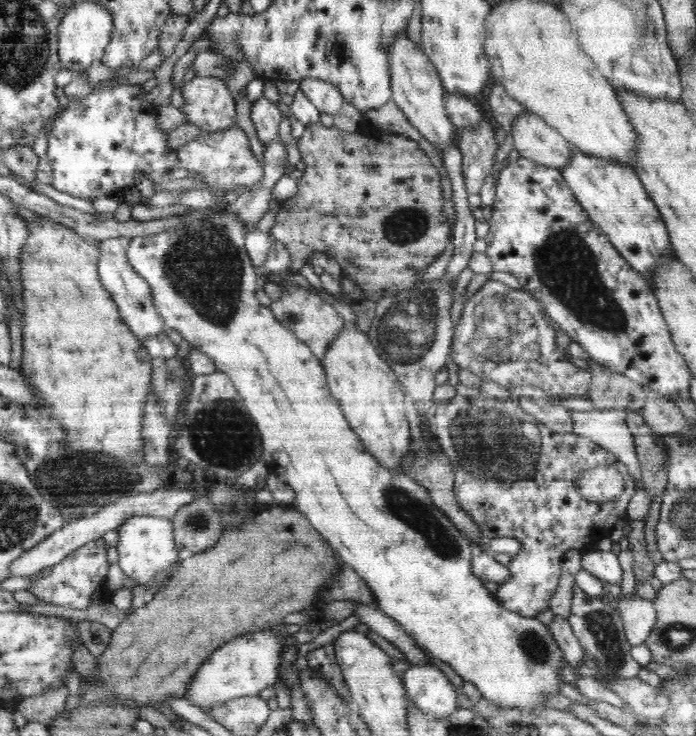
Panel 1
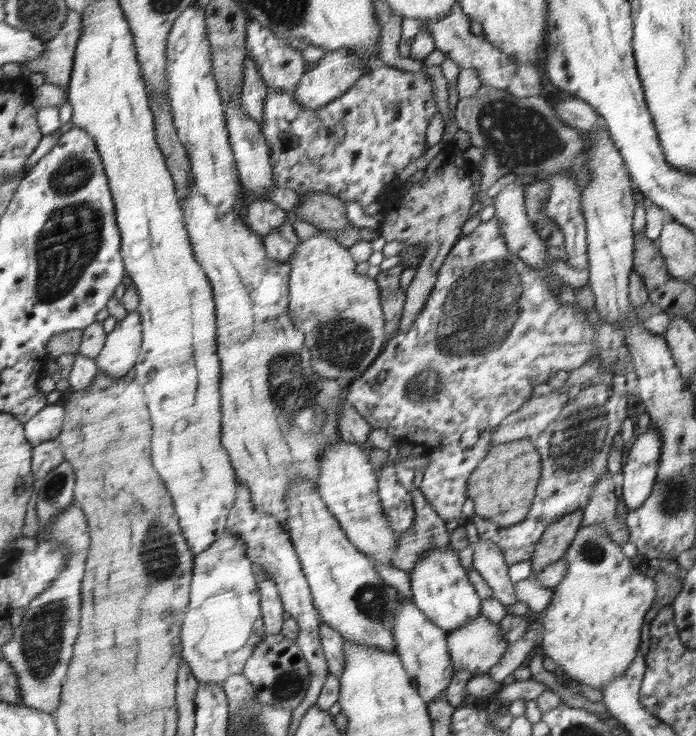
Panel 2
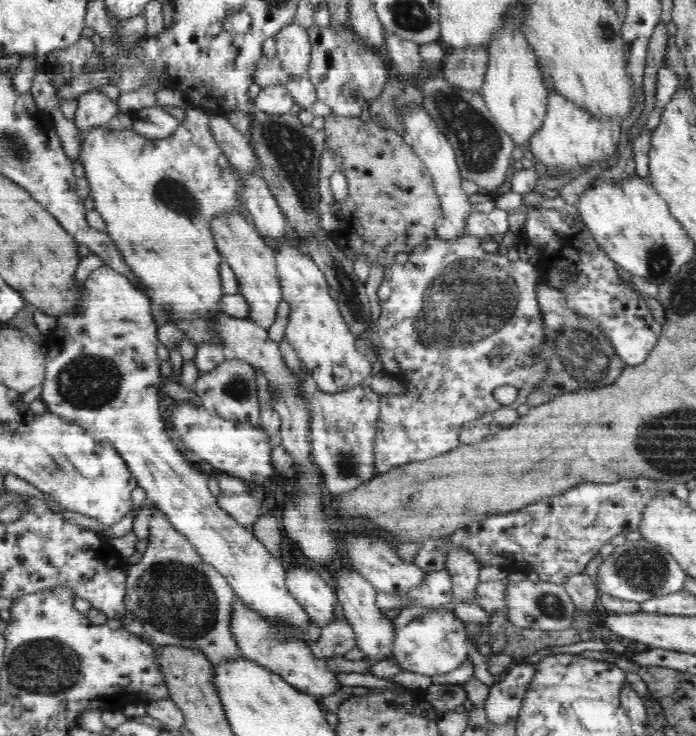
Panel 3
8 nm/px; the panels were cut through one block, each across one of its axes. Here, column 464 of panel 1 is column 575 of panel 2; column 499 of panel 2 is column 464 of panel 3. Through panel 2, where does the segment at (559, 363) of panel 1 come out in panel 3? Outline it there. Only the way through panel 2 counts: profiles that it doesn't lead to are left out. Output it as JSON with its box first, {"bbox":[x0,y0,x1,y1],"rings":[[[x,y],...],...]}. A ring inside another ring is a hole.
{"bbox":[373,208,546,476],"rings":[[[499,208],[489,213],[474,210],[466,217],[460,236],[450,240],[438,236],[424,240],[409,254],[406,263],[396,263],[384,272],[377,291],[381,313],[374,332],[375,341],[394,352],[406,392],[402,396],[380,395],[380,414],[373,440],[373,476],[454,450],[460,445],[460,429],[464,424],[501,408],[493,398],[496,388],[510,385],[518,389],[518,397],[509,406],[517,409],[542,384],[546,363],[535,360],[545,340],[544,320],[536,294],[538,271],[528,262],[510,262],[506,255],[486,252],[480,246],[480,238],[488,238],[488,232],[508,232],[507,218],[508,213]]]}

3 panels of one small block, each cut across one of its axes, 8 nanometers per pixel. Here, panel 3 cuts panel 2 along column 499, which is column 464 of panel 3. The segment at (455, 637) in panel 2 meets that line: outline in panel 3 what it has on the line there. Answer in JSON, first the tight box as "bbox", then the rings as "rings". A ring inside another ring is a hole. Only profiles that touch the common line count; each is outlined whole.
{"bbox":[391,611,468,676],"rings":[[[432,611],[411,620],[407,626],[397,630],[391,648],[394,658],[402,670],[416,670],[428,676],[445,674],[458,668],[468,658],[468,636],[465,622],[450,611]]]}

